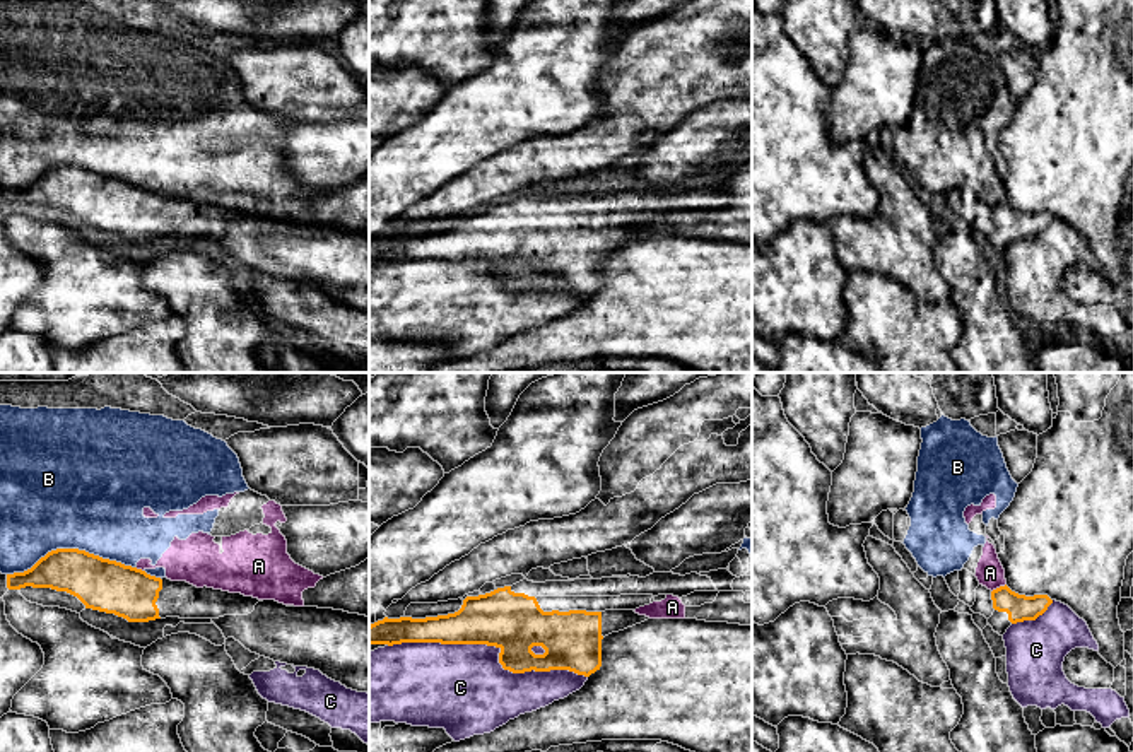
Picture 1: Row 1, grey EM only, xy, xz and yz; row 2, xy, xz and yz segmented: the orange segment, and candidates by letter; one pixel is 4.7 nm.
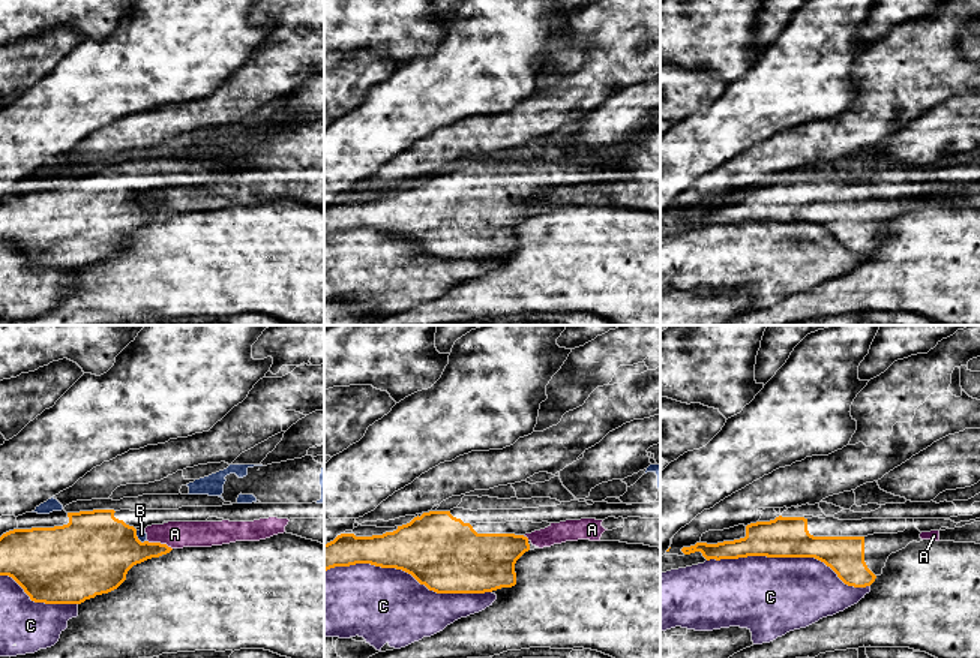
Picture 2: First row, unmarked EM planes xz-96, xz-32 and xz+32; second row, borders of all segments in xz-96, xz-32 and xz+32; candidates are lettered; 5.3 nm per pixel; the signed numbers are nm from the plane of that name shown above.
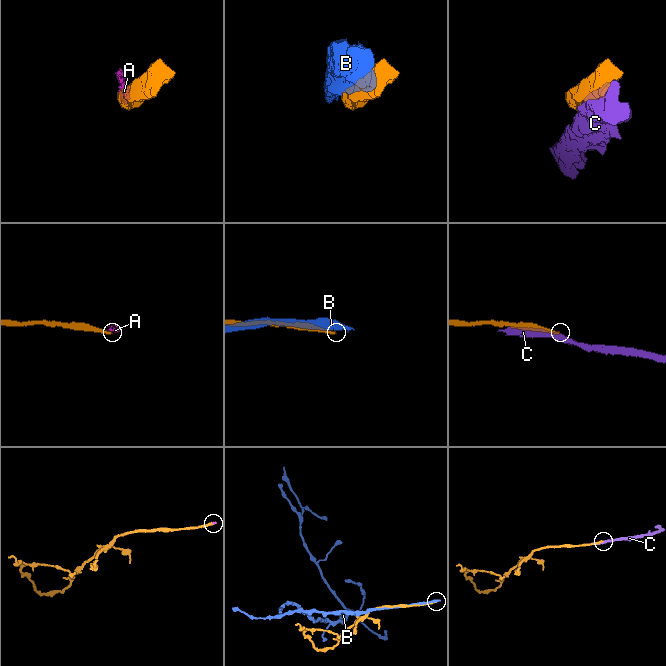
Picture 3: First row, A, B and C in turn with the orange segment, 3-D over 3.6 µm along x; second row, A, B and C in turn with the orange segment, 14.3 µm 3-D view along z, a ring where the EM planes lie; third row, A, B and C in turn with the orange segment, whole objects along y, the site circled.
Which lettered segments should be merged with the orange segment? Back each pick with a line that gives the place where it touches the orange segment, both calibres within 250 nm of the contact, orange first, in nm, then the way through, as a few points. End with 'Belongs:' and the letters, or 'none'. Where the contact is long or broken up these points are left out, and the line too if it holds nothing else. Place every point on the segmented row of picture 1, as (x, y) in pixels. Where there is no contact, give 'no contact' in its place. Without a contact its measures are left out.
Belongs: none

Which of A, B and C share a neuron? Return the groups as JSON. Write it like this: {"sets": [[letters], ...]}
{"sets": [["A", "B"], ["C"]]}

